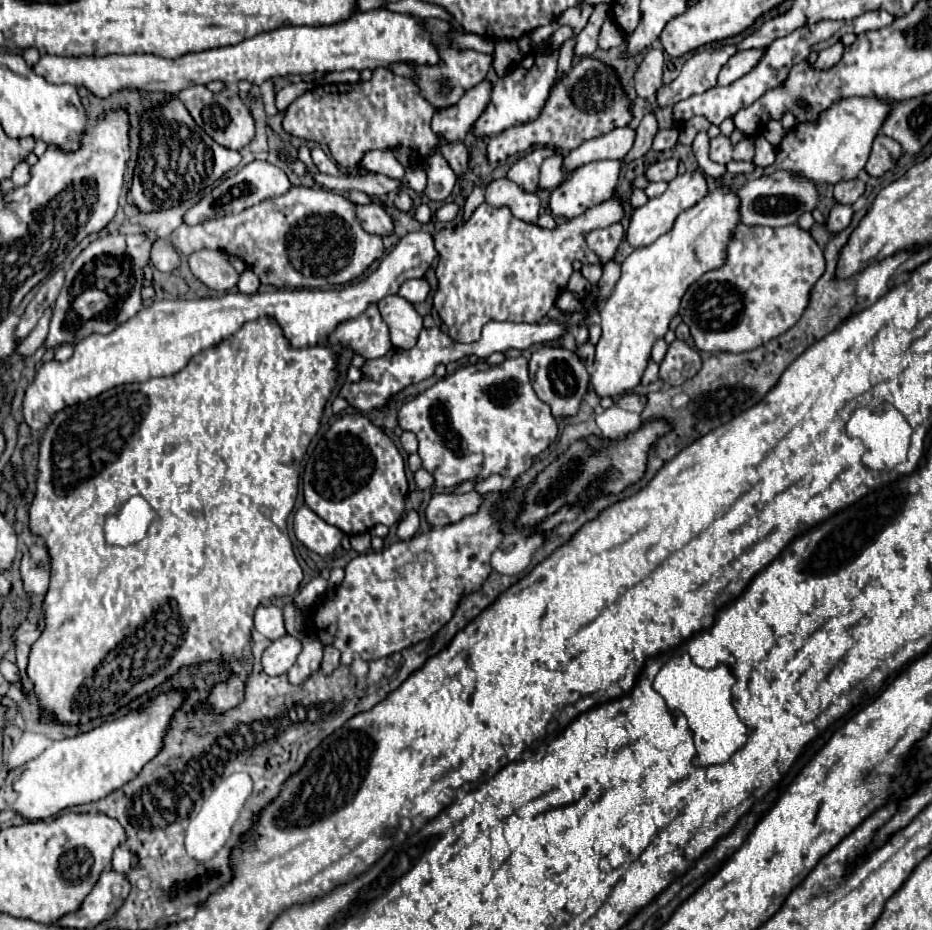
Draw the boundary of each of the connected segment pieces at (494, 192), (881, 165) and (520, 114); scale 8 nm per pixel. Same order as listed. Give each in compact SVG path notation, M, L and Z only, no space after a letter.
M495 179L485 191L485 201L491 207L509 207L513 215L527 223L537 223L539 217L539 195L521 189L517 183L505 179Z
M877 135L873 141L873 149L869 155L869 161L865 165L865 171L871 177L881 177L887 173L895 161L901 157L901 145L895 139L889 139L887 135Z
M559 49L533 51L525 55L513 71L509 71L505 77L499 77L493 87L491 101L487 109L481 113L481 117L473 123L471 133L475 137L491 137L499 135L501 131L507 131L509 127L515 127L517 123L529 123L537 119L541 107L545 107L545 99L549 97L549 89L557 77L557 57Z

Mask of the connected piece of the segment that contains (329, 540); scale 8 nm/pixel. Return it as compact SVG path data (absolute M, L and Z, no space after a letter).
M303 505L295 517L293 517L293 531L295 537L317 555L329 555L335 551L335 547L343 539L343 531L325 523L321 517L317 517L307 505Z

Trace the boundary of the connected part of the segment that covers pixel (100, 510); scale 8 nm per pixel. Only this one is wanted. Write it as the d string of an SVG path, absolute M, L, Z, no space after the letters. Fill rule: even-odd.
M267 317L245 323L235 335L223 343L195 355L185 369L171 377L155 377L145 383L119 385L95 399L61 409L53 421L45 427L39 455L37 493L29 507L29 529L45 541L51 563L51 585L43 599L43 621L39 623L41 635L31 645L27 675L33 681L33 689L39 701L41 721L53 717L61 725L83 725L87 721L113 715L121 705L129 705L133 699L149 693L165 683L181 667L199 665L207 661L225 661L229 665L229 677L223 683L211 687L211 693L203 701L213 713L227 713L237 707L245 695L245 683L251 675L251 629L255 609L275 597L293 595L303 579L301 567L295 561L293 547L287 535L287 517L293 509L299 485L299 463L307 451L309 441L319 429L323 407L335 385L335 351L325 345L293 349L283 337L279 325ZM141 495L157 511L157 521L149 527L145 539L129 547L107 545L103 539L103 523L109 515L119 511L125 499Z

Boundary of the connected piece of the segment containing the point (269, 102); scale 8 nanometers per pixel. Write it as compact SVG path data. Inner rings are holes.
M265 81L261 87L261 97L263 97L263 105L265 105L265 113L267 115L275 115L277 107L275 107L275 91L273 91L273 81Z

